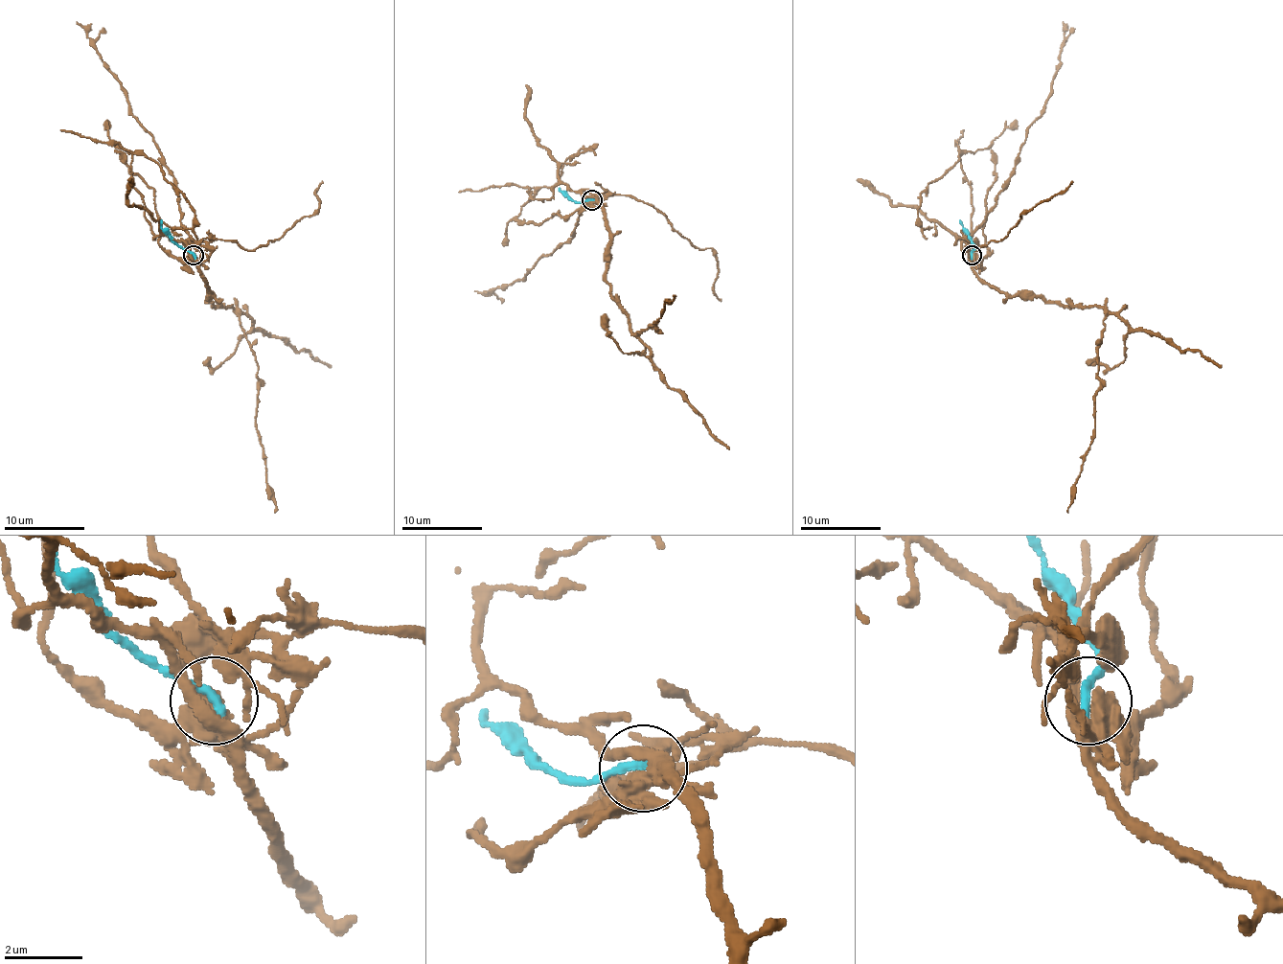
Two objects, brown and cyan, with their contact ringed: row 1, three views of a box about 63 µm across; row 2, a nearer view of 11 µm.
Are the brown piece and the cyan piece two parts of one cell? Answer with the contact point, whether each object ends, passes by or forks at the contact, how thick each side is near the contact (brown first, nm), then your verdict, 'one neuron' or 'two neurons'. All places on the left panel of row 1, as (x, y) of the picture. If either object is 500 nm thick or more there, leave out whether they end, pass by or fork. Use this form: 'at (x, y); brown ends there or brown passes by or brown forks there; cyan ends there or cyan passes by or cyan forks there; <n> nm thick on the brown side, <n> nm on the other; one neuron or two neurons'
at (194, 255); brown forks there; cyan ends there; 400 nm thick on the brown side, 280 nm on the other; two neurons

